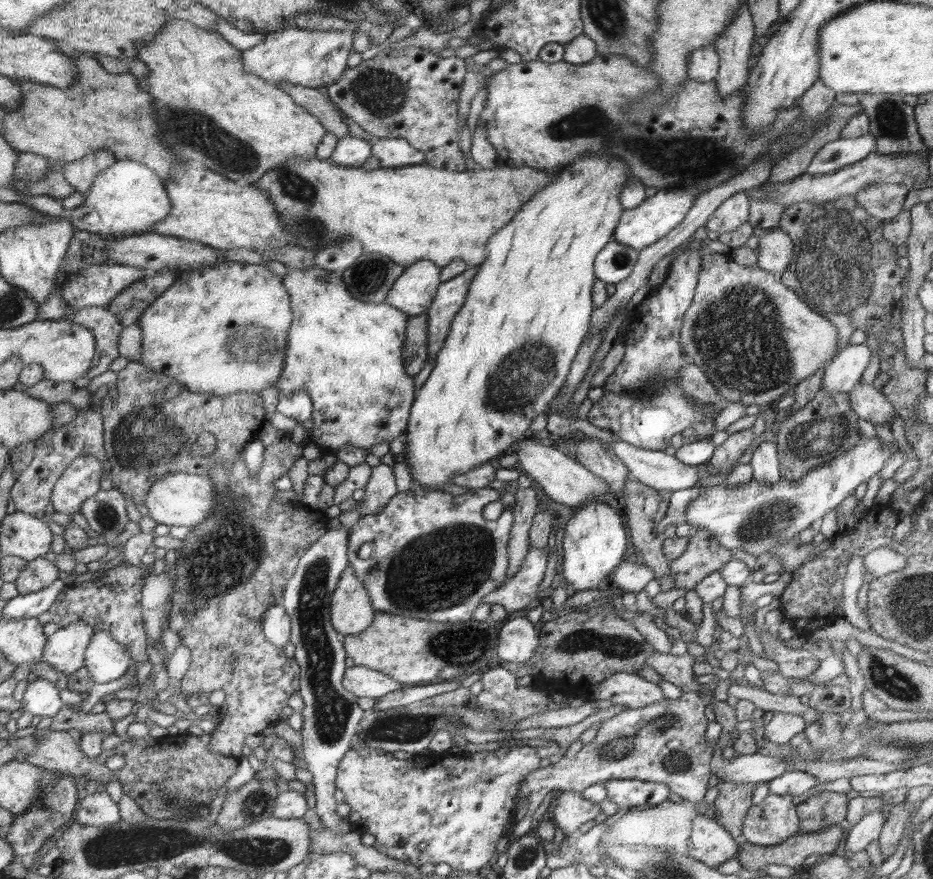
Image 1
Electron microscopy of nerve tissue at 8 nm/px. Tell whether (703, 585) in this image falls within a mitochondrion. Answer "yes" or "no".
no

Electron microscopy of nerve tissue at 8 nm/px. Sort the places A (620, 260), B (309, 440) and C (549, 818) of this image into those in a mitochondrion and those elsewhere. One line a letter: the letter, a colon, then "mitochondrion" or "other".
A: mitochondrion
B: other
C: other

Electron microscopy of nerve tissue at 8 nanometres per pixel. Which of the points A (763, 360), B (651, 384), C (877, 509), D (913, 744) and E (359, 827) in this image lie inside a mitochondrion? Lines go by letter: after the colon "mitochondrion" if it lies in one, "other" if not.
A: mitochondrion
B: mitochondrion
C: other
D: mitochondrion
E: other

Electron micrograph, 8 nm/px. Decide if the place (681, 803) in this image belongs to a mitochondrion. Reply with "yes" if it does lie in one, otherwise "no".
no

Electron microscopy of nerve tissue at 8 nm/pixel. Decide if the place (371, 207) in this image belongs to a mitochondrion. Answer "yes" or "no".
no

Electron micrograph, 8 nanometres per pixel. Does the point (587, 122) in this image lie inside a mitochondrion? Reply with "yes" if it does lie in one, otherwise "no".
yes

